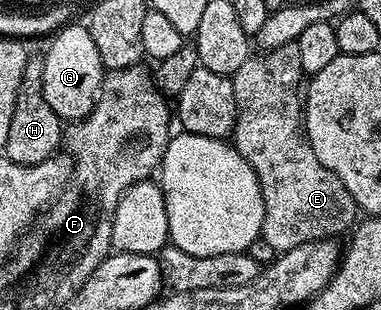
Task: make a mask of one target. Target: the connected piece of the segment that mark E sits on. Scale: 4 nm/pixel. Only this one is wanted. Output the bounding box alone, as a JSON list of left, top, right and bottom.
[231,43,358,253]

